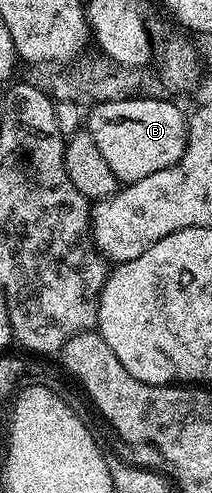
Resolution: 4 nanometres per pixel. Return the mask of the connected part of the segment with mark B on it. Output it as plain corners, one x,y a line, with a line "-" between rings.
164,98
136,99
125,101
103,101
95,104
87,112
87,131
95,138
99,154
103,154
113,173
122,185
134,184
159,170
167,170
179,162
185,153
185,143
189,140
189,126
186,113
181,113
175,105

